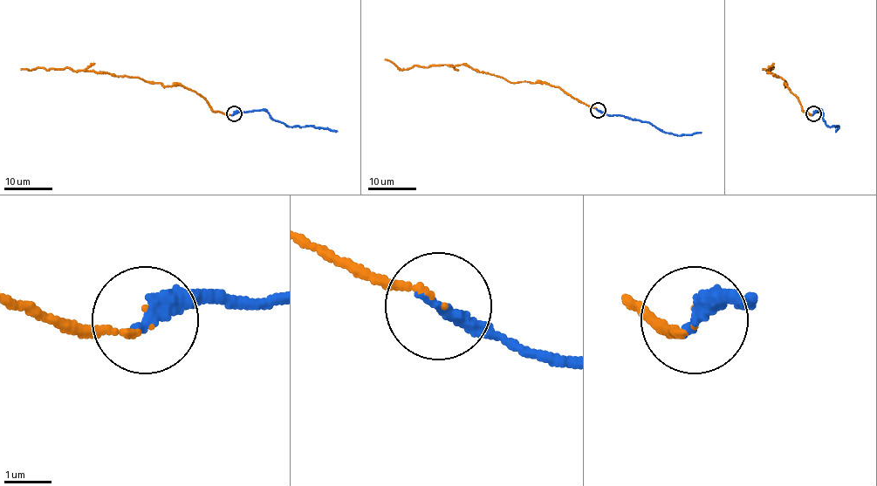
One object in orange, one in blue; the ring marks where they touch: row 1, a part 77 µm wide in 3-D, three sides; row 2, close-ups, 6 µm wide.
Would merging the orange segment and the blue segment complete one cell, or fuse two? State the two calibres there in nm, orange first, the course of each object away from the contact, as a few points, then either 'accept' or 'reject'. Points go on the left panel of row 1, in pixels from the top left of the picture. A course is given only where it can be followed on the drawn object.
110 nm thick on the orange side, 360 nm on the other; orange runs (233, 114), (215, 112), (202, 96), (179, 85), (162, 85), (138, 77), (72, 71), (68, 67), (21, 70); blue runs (233, 113), (264, 110), (276, 120), (290, 126), (328, 127), (337, 132); accept

